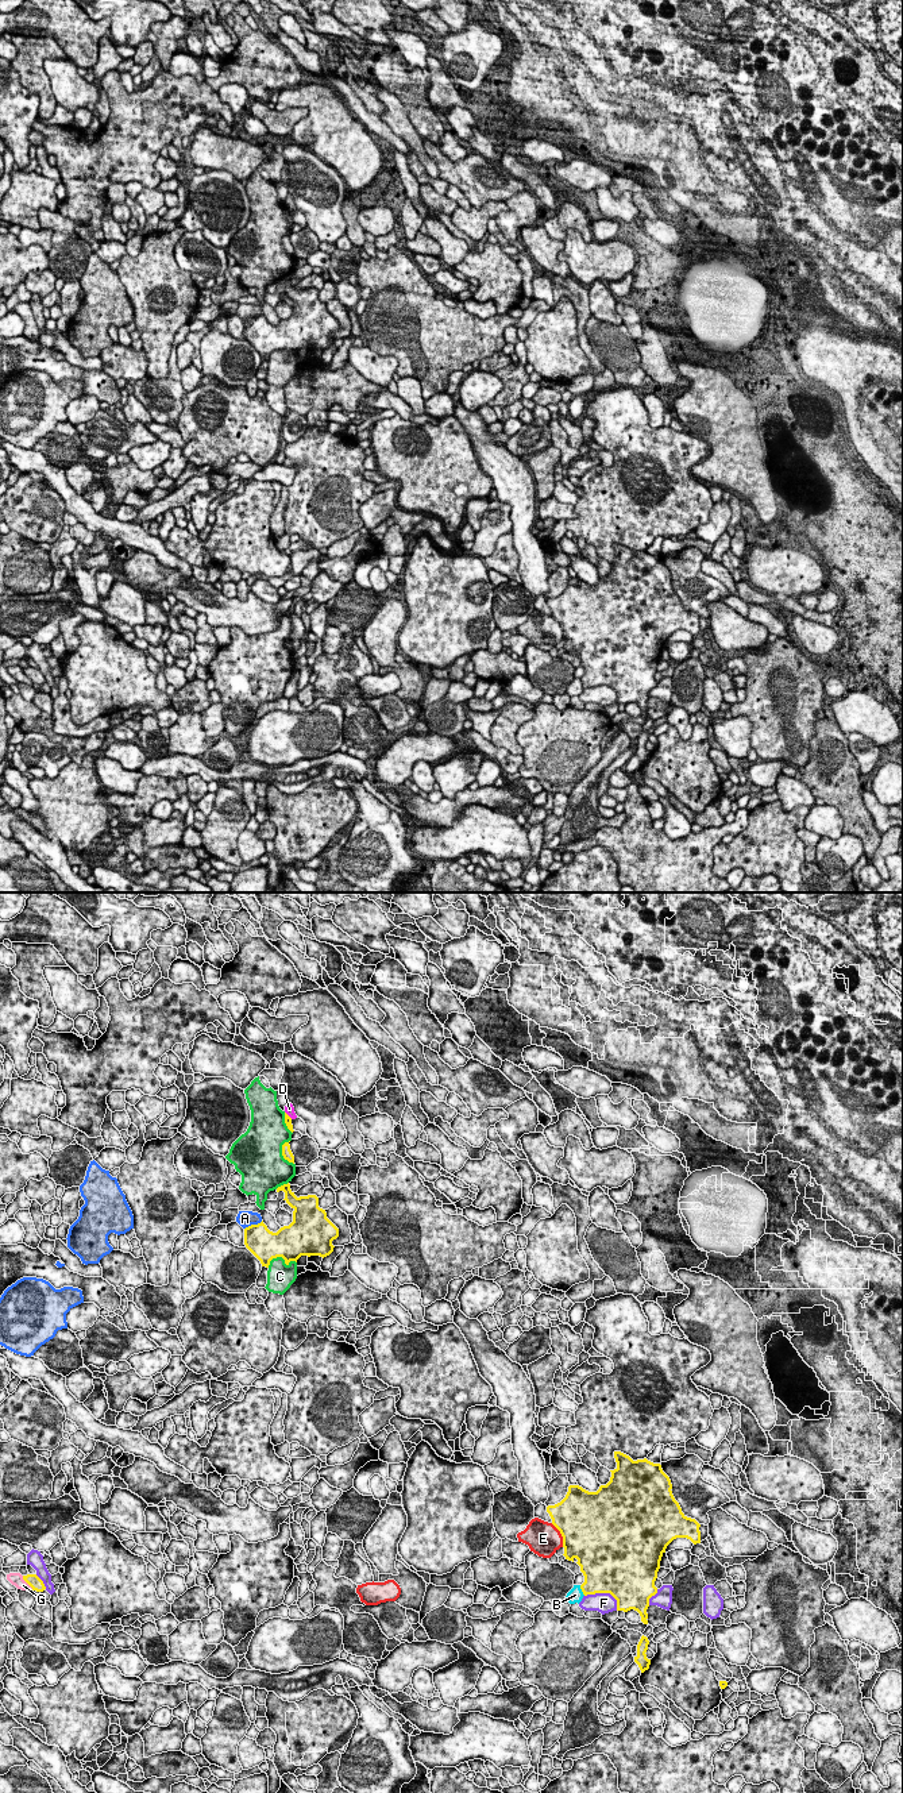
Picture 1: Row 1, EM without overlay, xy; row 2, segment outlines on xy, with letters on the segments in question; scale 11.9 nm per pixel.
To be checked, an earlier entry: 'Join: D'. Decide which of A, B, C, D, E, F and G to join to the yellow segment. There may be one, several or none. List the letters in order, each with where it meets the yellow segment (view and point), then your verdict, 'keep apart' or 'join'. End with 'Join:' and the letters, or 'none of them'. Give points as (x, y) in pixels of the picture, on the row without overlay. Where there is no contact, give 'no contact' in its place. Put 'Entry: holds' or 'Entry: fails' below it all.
A: xy (253, 317) | keep apart
B: xy (582, 683) | keep apart
C: xy (281, 349) | keep apart
D: xy (288, 208) | keep apart
E: xy (562, 628) | keep apart
F: xy (605, 685) | keep apart
G: xy (27, 675) | keep apart
Join: none of them
Entry: fails

